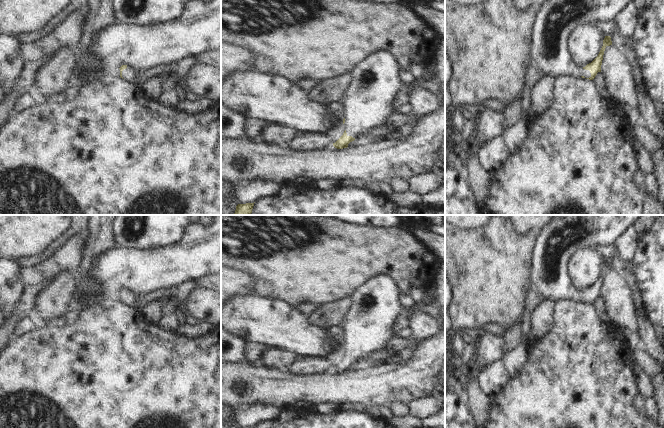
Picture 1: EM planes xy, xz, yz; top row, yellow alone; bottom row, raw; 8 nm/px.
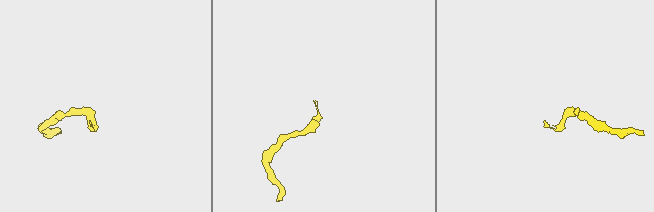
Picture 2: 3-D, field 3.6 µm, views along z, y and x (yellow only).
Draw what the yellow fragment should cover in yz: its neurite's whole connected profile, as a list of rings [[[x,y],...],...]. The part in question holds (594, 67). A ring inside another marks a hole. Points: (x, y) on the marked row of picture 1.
[[[548,0],[538,9],[532,33],[530,65],[537,64],[546,72],[547,76],[557,77],[558,75],[569,74],[593,80],[597,73],[601,72],[605,48],[612,45],[611,37],[605,36],[598,56],[583,68],[578,67],[570,56],[569,37],[580,24],[591,24],[595,21],[615,21],[617,15],[624,9],[628,1],[634,0]]]

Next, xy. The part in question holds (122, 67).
[[[122,65],[120,68],[120,77],[128,82],[135,83],[138,77],[144,72],[133,66]]]

